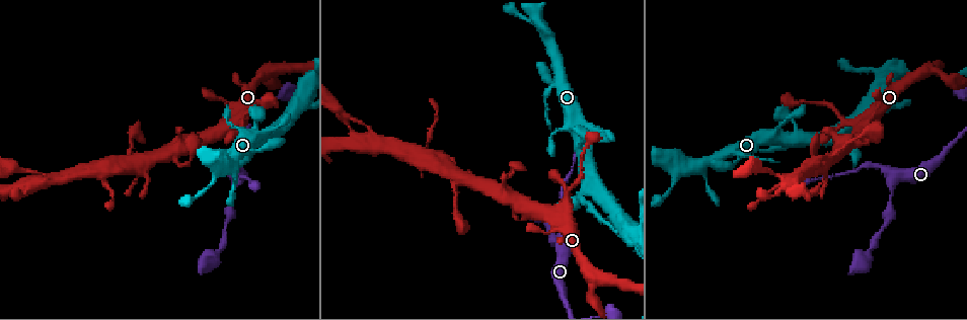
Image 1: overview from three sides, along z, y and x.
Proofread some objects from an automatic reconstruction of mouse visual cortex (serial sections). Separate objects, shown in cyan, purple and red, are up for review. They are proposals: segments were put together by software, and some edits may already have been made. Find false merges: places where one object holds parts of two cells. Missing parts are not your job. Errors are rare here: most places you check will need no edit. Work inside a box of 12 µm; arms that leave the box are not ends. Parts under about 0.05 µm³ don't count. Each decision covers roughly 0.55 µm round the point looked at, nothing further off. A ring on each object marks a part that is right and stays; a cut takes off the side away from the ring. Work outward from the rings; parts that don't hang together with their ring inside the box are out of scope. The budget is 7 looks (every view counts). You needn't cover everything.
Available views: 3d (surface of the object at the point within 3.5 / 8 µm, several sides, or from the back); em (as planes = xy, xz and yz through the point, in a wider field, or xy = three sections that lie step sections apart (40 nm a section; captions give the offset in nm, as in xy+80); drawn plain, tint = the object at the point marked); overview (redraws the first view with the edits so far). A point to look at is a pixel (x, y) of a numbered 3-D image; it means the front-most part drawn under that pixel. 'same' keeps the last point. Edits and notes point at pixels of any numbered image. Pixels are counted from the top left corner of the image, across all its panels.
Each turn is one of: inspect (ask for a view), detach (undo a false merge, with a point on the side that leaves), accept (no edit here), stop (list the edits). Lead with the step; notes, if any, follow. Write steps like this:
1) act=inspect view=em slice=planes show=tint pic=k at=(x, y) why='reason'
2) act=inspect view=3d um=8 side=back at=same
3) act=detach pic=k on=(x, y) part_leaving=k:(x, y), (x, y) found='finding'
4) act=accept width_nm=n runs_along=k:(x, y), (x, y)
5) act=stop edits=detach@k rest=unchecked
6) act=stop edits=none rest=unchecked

act=inspect view=3d um=8 side=back pic=1 at=(872, 167) why='sudden change in width'

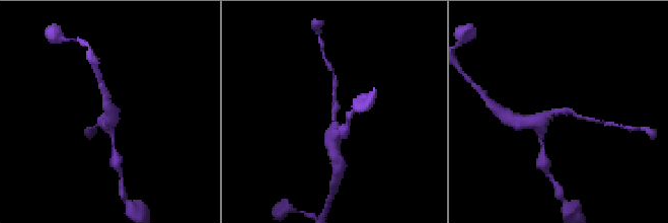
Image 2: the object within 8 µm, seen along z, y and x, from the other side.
act=inspect view=em slice=xy step=2 show=tint pic=2 at=(560, 111) arm_widths_nm=150,500

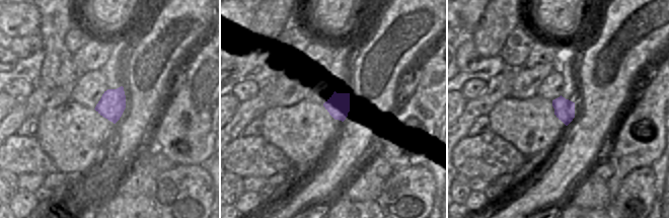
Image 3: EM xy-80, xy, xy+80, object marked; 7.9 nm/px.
act=accept runs_along=2:(534, 122), (559, 110), (587, 119) found='continuous, no second cell'

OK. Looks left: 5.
act=inspect view=3d um=8 pic=1 at=(428, 152)

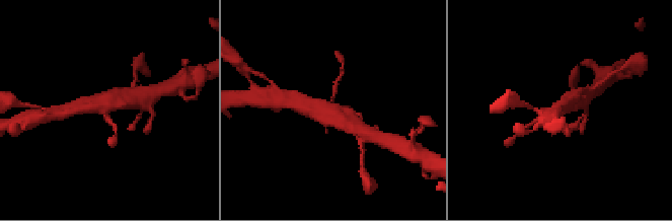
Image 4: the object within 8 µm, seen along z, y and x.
act=inspect view=3d um=3.5 pic=4 at=(107, 112)

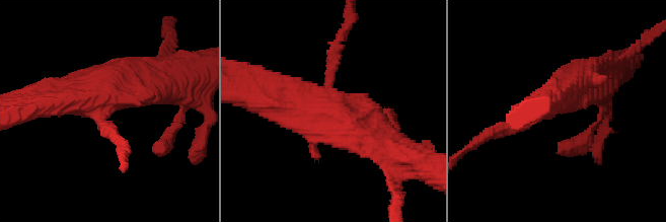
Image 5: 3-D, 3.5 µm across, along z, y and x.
act=accept runs_along=5:(386, 141), (330, 113), (262, 97) found='all the same cell'

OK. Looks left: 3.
act=inspect view=3d um=3.5 pic=1 at=(864, 133) why='sudden change in width'

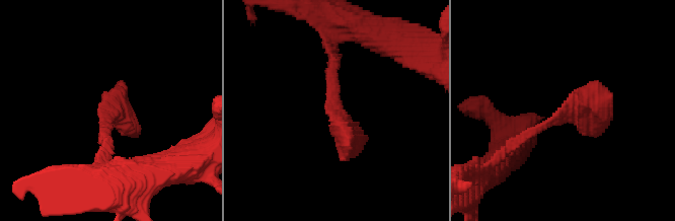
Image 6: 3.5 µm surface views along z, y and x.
act=inspect view=em slice=xy step=1 show=plain pic=6 at=(334, 114) why='now the EM'

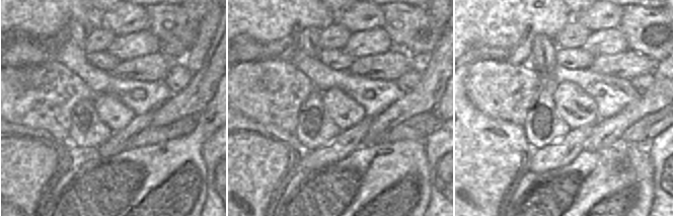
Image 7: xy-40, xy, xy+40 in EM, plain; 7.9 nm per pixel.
act=inspect view=em slice=xy step=1 show=tint at=same

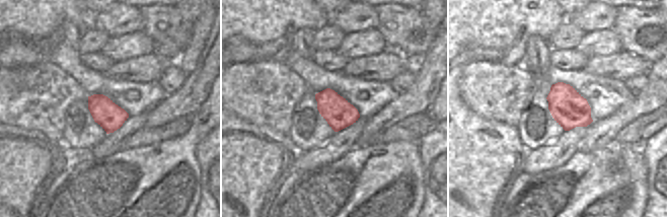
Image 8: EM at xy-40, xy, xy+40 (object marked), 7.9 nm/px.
act=accept runs_along=6:(510, 147), (611, 94) found='all the same cell'

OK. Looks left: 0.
act=stop edits=none rest=unchecked

